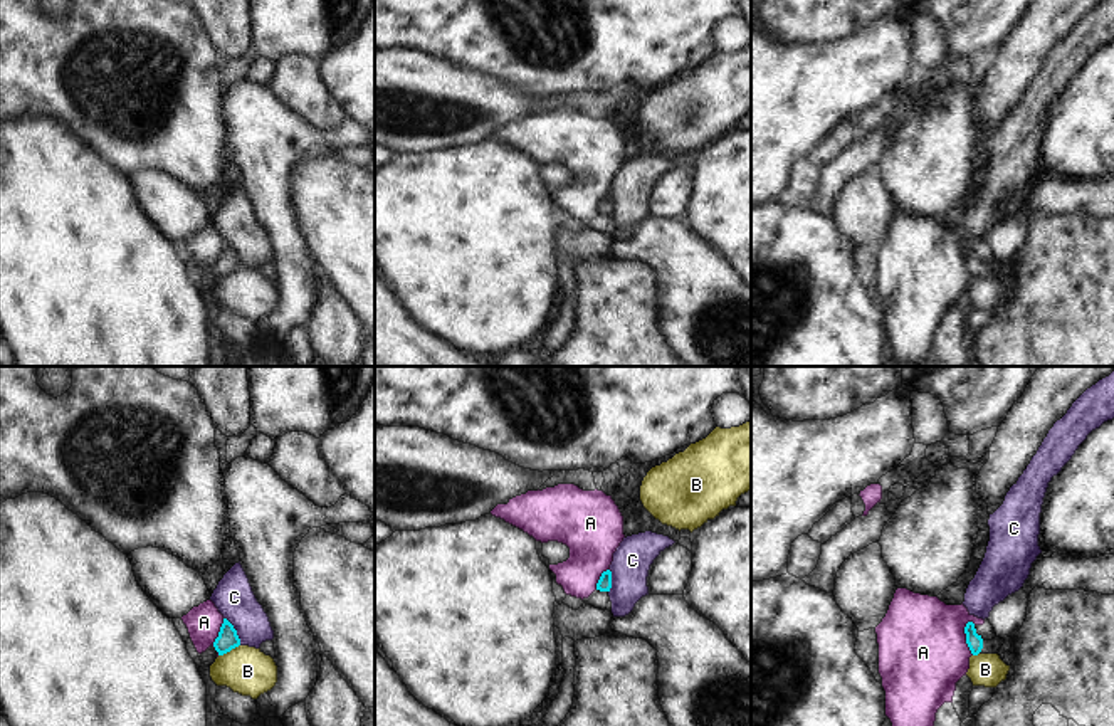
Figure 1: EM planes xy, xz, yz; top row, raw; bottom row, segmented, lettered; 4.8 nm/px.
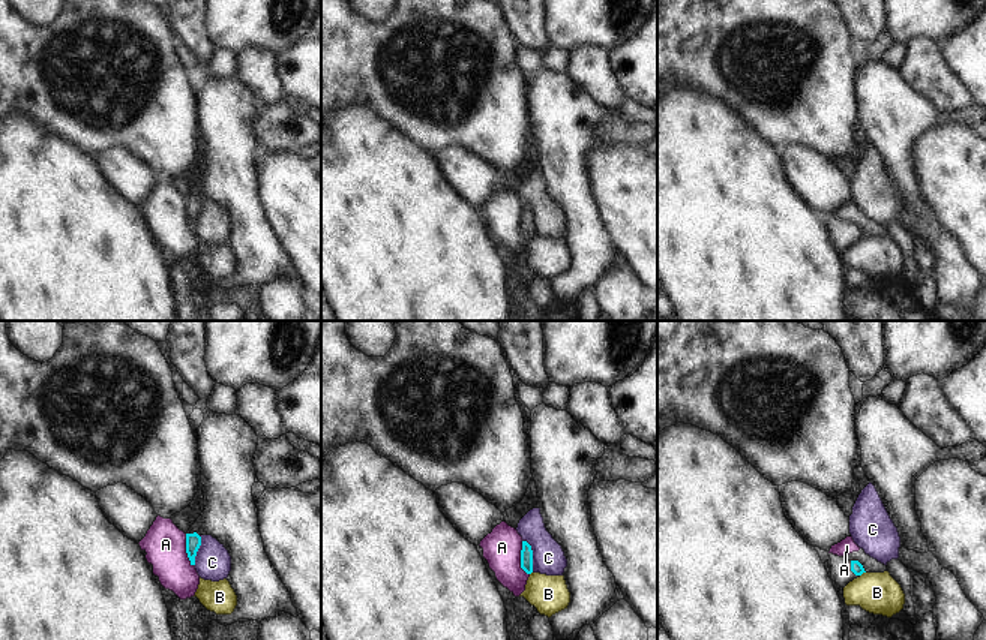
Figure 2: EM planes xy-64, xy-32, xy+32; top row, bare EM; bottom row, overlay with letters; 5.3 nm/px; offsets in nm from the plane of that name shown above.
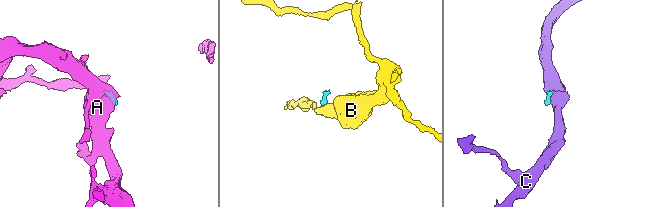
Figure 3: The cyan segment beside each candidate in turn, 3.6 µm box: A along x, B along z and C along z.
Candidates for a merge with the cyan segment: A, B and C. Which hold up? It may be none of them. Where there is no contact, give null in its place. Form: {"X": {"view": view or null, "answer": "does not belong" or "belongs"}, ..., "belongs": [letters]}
{"A": {"view": "yz", "answer": "does not belong"}, "B": {"view": "xy", "answer": "does not belong"}, "C": {"view": "xy", "answer": "does not belong"}, "belongs": []}

